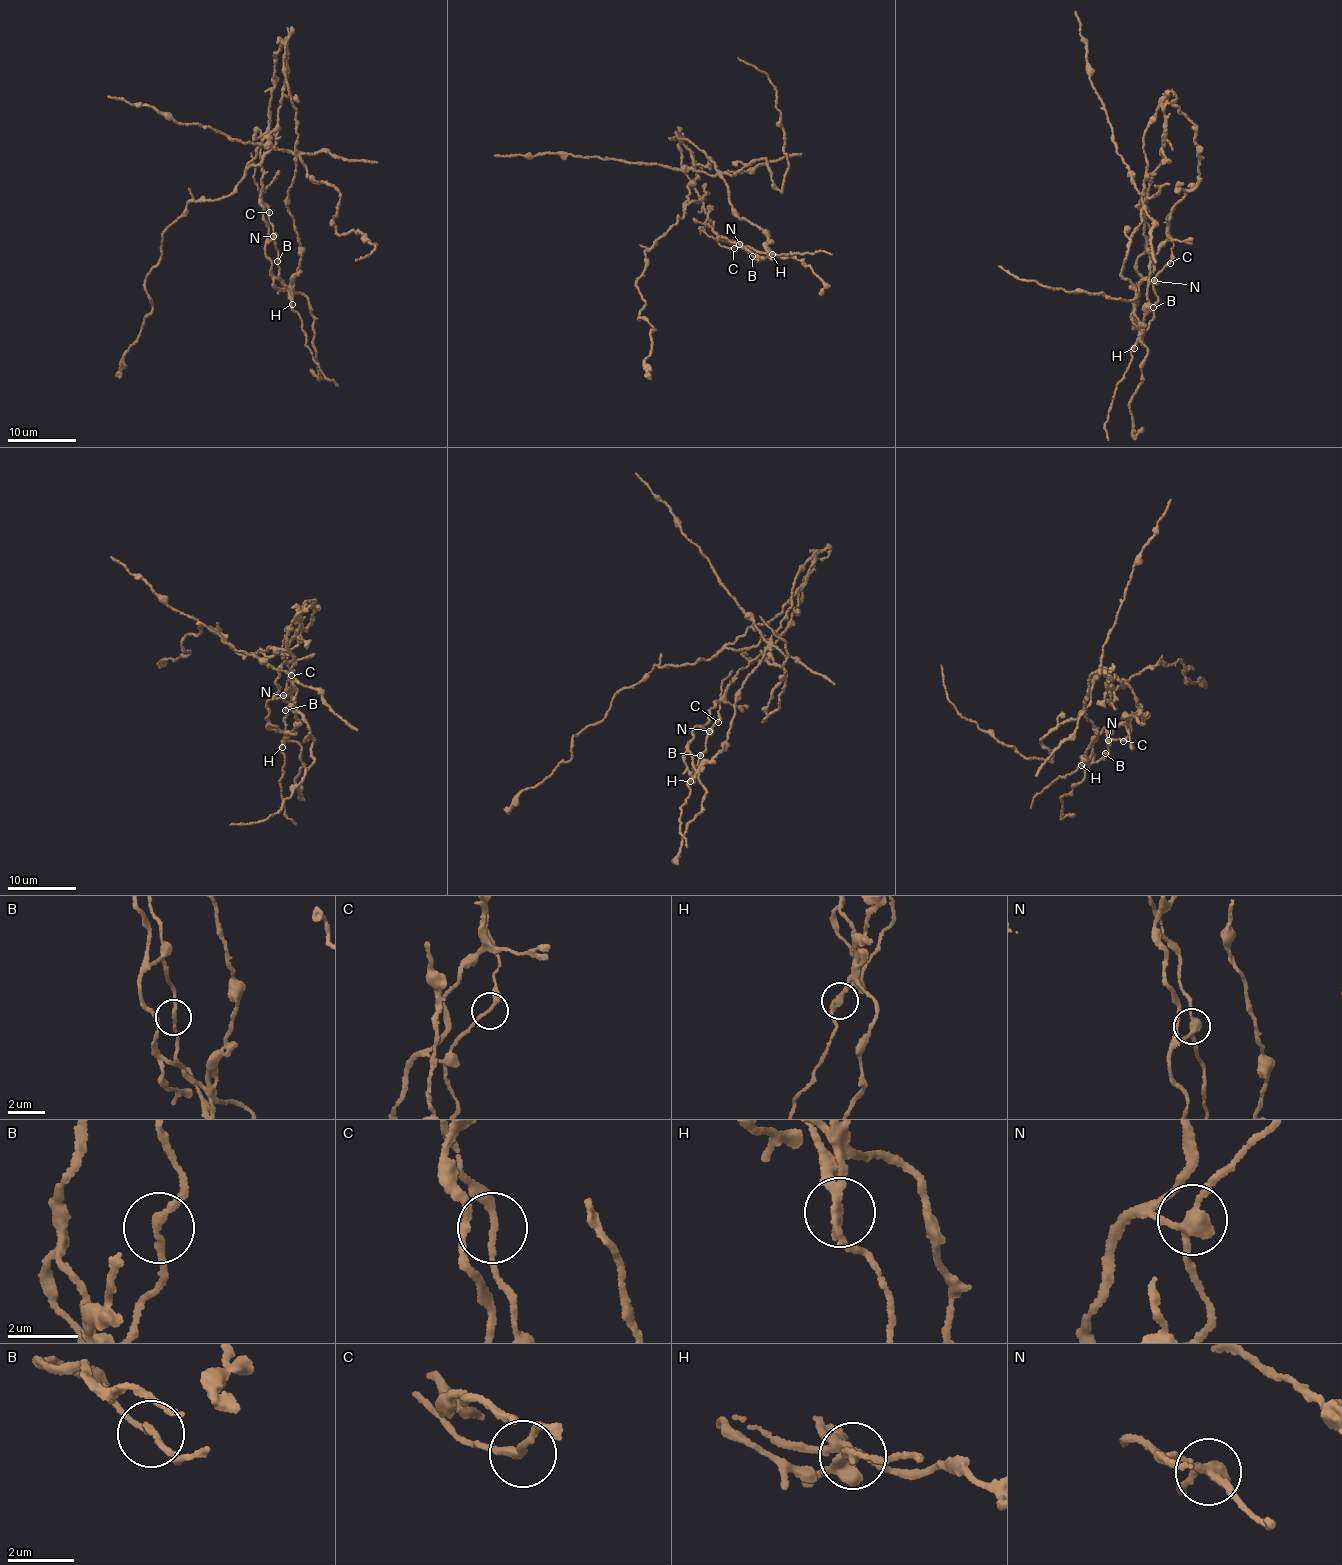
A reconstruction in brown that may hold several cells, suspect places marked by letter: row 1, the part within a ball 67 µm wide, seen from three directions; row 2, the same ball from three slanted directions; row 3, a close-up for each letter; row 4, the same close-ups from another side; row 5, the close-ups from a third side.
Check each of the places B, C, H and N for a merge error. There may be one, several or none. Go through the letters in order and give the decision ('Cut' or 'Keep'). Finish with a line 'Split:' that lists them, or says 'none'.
B: Keep
C: Keep
H: Cut
N: Cut
Split: H, N

